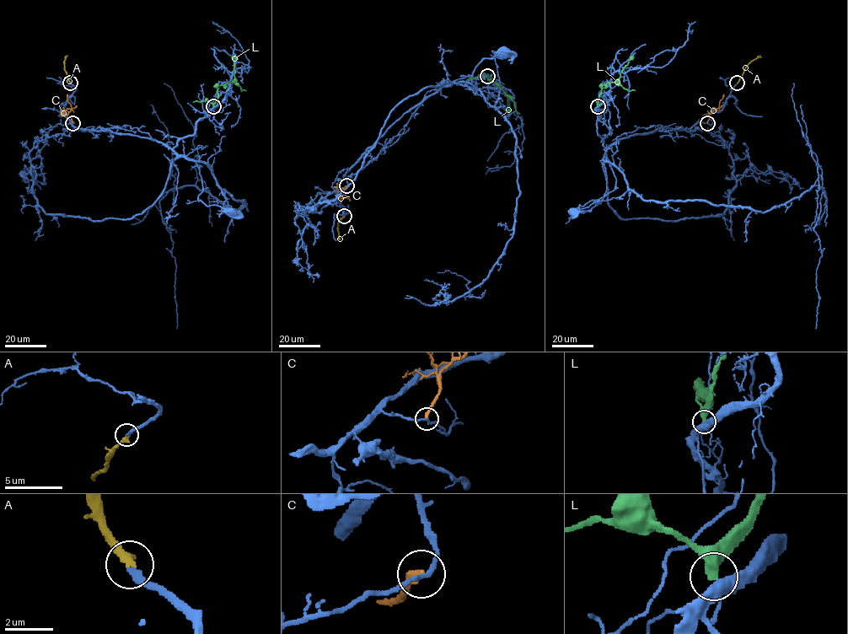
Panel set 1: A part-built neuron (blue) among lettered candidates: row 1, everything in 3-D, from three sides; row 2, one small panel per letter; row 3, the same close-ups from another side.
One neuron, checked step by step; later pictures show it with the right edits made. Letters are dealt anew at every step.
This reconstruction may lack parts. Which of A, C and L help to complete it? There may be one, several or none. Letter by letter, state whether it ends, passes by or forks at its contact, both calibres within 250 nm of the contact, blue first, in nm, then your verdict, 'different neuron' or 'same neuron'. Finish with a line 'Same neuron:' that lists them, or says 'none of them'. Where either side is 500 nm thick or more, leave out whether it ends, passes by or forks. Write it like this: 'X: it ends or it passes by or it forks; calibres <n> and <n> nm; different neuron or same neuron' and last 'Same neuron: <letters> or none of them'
A: it ends; calibres 300 and 320 nm; same neuron
C: it ends; calibres 170 and 280 nm; different neuron
L: it ends; calibres 380 and 480 nm; different neuron
Same neuron: A

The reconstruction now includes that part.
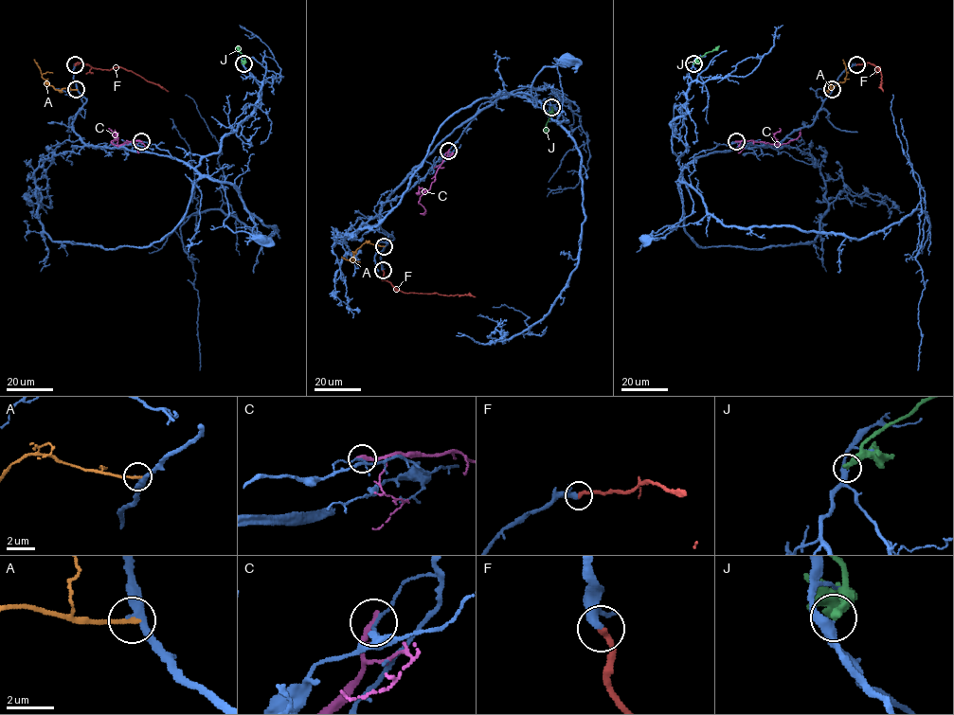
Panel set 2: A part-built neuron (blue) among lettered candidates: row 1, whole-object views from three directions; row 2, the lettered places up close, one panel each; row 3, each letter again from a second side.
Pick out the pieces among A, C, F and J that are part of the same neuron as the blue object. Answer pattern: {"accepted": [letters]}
{"accepted": ["F"]}

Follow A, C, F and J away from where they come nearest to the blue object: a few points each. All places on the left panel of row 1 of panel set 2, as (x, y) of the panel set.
A: (76, 90), (56, 90), (49, 85), (34, 59)
C: (141, 141), (114, 145), (111, 142), (117, 138), (115, 130)
F: (75, 65), (83, 62), (102, 69), (122, 67), (168, 91)
J: (243, 63), (238, 45)

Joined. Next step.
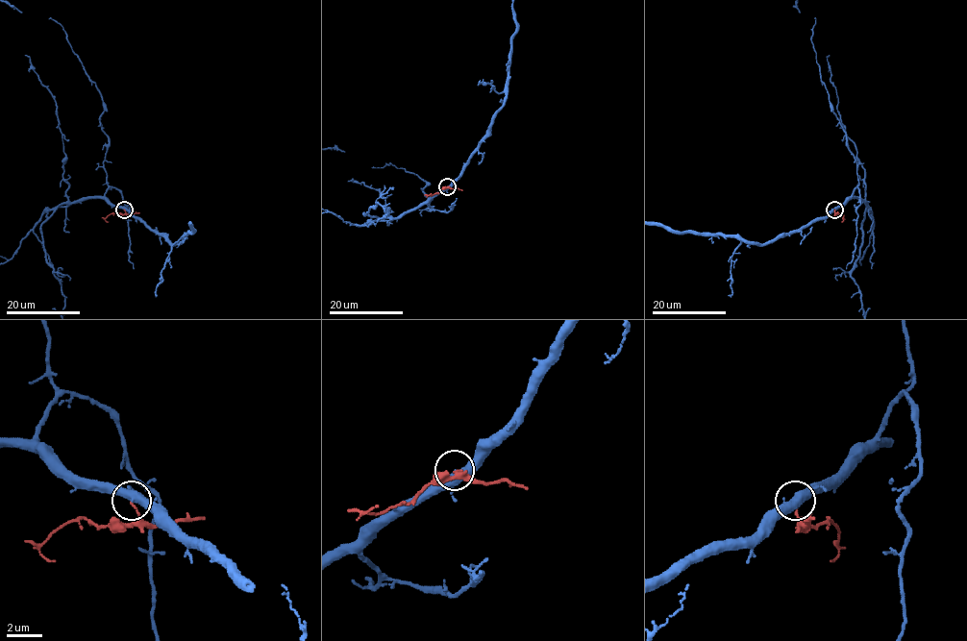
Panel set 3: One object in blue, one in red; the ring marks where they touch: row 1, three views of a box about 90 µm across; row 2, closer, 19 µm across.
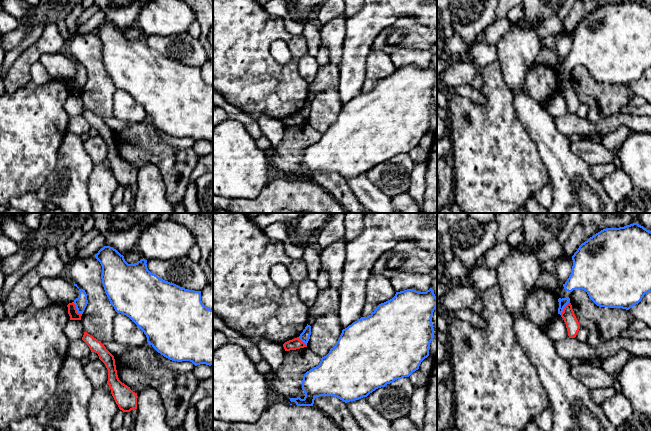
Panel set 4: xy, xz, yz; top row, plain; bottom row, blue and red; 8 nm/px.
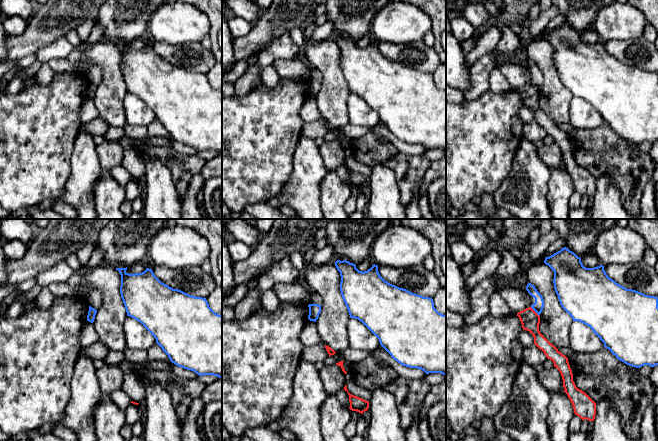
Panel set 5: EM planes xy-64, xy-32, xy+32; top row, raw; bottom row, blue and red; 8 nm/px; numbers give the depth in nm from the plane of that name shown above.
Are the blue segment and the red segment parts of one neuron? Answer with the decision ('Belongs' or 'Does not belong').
Does not belong

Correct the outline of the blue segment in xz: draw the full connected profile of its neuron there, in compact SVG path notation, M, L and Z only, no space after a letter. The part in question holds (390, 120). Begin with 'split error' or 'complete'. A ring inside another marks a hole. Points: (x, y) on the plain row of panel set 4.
complete; M432 64L426 68L407 65L377 82L367 93L353 98L342 109L318 142L307 147L302 156L305 173L289 174L297 182L313 182L316 173L334 172L347 179L367 173L378 164L409 153L429 132L434 114L432 92L437 73Z

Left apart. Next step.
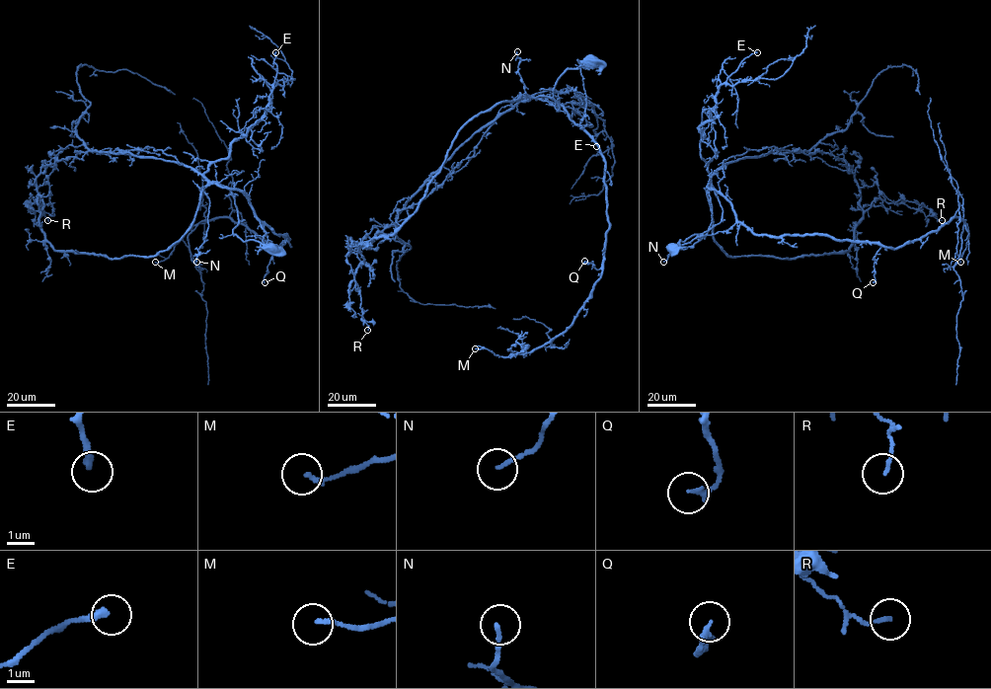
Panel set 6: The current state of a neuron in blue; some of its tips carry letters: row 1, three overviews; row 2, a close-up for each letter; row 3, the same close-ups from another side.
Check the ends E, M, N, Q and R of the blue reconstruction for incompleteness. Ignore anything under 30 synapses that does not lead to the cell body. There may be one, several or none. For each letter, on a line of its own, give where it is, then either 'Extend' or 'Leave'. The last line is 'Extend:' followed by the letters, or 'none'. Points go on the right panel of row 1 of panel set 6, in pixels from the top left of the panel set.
E: Place: (757, 52). Leave
M: Place: (960, 262). Leave
N: Place: (663, 262). Leave
Q: Place: (873, 282). Leave
R: Place: (942, 220). Leave
Extend: none

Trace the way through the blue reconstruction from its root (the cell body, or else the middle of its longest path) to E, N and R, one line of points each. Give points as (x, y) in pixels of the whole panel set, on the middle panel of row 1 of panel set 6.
E: (592, 60), (559, 79), (557, 111), (546, 101), (524, 98), (570, 87), (592, 107), (596, 146)
N: (592, 60), (568, 69), (559, 79), (554, 89), (557, 111), (546, 101), (521, 100), (530, 100), (517, 51)
R: (592, 60), (559, 79), (557, 111), (521, 96), (473, 116), (419, 208), (359, 247), (367, 330)

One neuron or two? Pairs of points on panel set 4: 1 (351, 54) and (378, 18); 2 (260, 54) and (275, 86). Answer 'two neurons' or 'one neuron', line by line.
1: one neuron
2: one neuron

